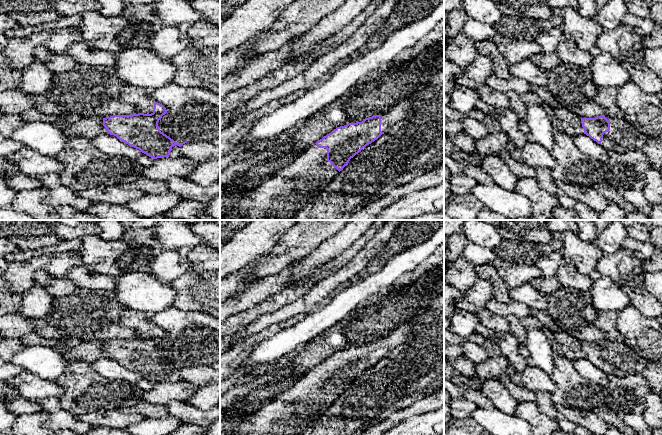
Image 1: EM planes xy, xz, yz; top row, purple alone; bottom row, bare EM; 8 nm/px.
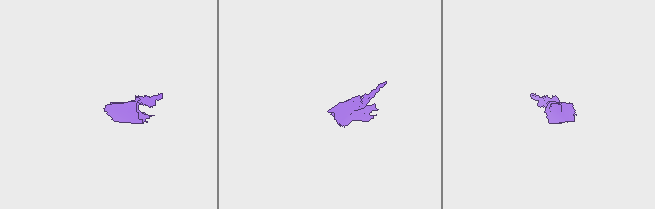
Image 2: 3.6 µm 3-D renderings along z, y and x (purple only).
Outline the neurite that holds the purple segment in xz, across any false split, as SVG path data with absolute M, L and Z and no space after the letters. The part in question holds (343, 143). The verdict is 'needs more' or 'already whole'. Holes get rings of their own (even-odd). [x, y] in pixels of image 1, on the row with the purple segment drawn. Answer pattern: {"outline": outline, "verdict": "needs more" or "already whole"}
{"outline": "M444 66L409 98L401 100L386 113L365 118L362 122L348 123L347 125L337 127L331 133L310 145L289 165L278 171L275 176L264 180L246 198L238 201L235 205L237 209L236 214L238 215L236 220L289 220L309 200L322 193L338 173L348 165L351 158L405 118L421 92L426 88L442 84L444 84Z", "verdict": "needs more"}

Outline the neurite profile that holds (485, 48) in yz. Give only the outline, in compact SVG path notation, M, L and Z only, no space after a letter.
M480 41L476 43L477 51L482 56L487 56L493 61L493 75L500 78L508 78L510 76L510 64L500 53L497 46L491 41Z

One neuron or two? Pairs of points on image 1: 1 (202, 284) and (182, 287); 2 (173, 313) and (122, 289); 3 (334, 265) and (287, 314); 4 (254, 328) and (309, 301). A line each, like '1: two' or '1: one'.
1: one
2: two
3: two
4: one

